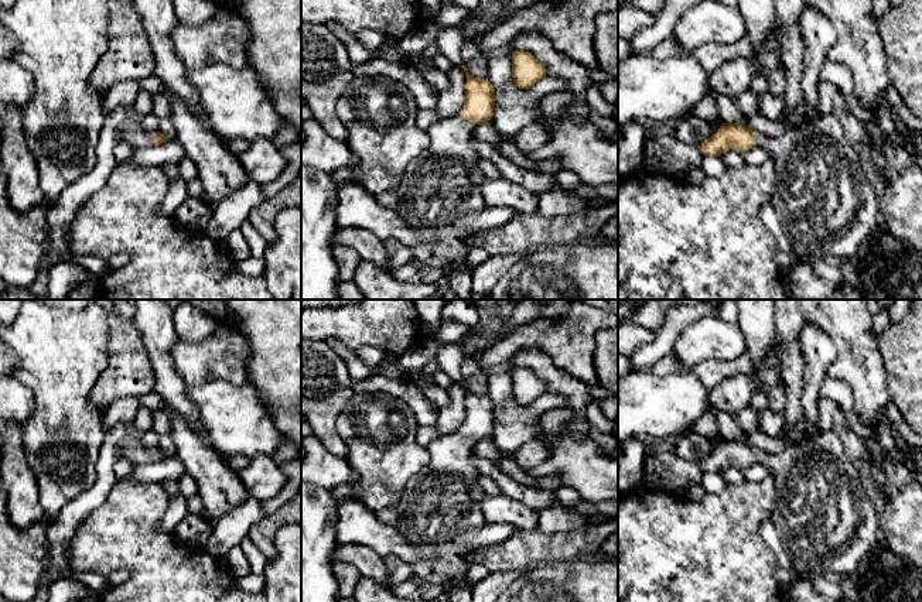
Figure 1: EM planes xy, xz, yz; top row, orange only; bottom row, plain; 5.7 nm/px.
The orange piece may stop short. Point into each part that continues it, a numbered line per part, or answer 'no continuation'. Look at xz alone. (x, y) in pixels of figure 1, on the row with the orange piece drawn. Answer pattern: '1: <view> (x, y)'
1: xz (443, 184)

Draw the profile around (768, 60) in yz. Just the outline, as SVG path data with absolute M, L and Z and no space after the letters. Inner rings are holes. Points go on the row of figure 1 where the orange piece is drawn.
M776 24L775 31L768 37L764 48L749 59L754 73L768 76L782 65L781 57L782 40L781 31Z

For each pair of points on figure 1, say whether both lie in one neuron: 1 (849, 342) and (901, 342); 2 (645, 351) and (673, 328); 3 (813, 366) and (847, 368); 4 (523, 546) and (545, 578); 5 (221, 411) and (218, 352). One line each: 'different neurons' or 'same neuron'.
1: different neurons
2: same neuron
3: different neurons
4: different neurons
5: different neurons

